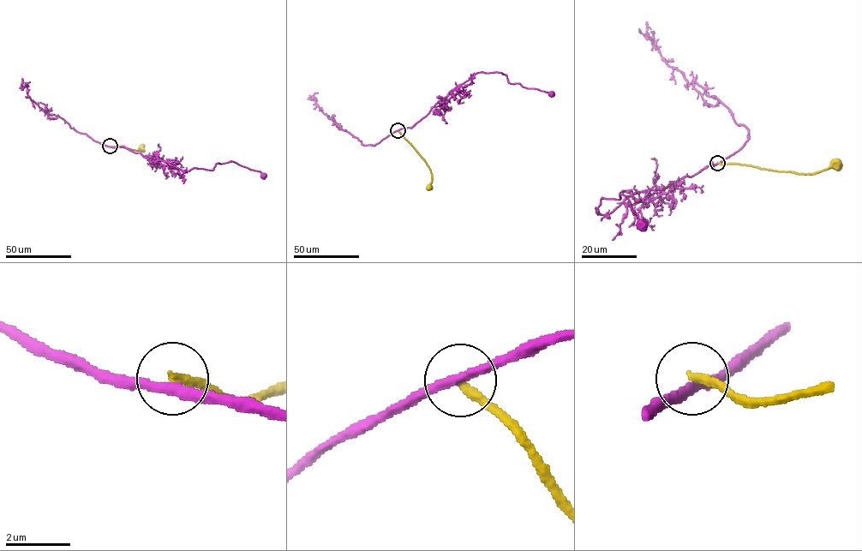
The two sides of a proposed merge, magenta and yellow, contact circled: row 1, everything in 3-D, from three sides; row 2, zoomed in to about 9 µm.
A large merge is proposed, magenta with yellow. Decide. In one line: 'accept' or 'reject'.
reject

